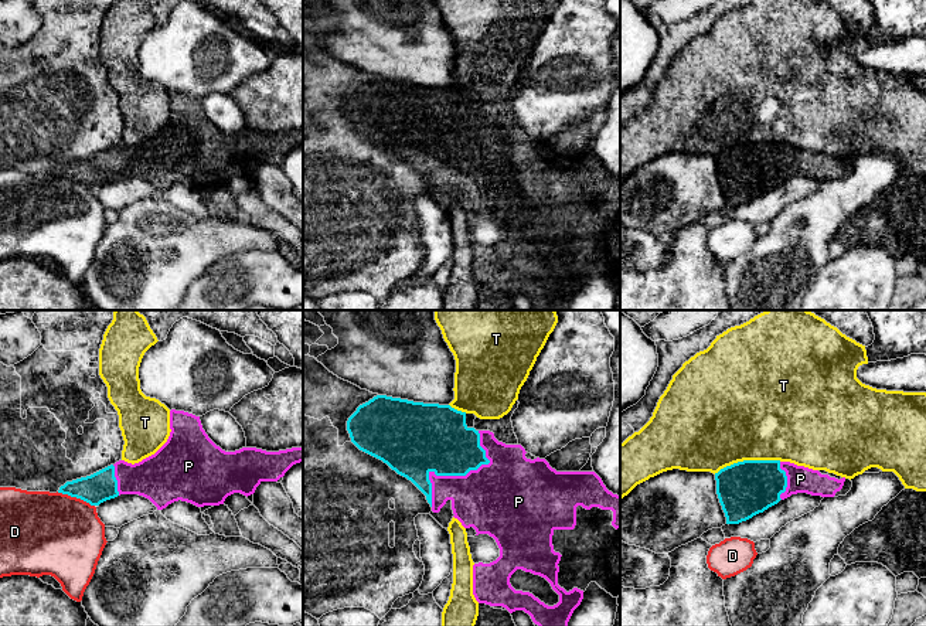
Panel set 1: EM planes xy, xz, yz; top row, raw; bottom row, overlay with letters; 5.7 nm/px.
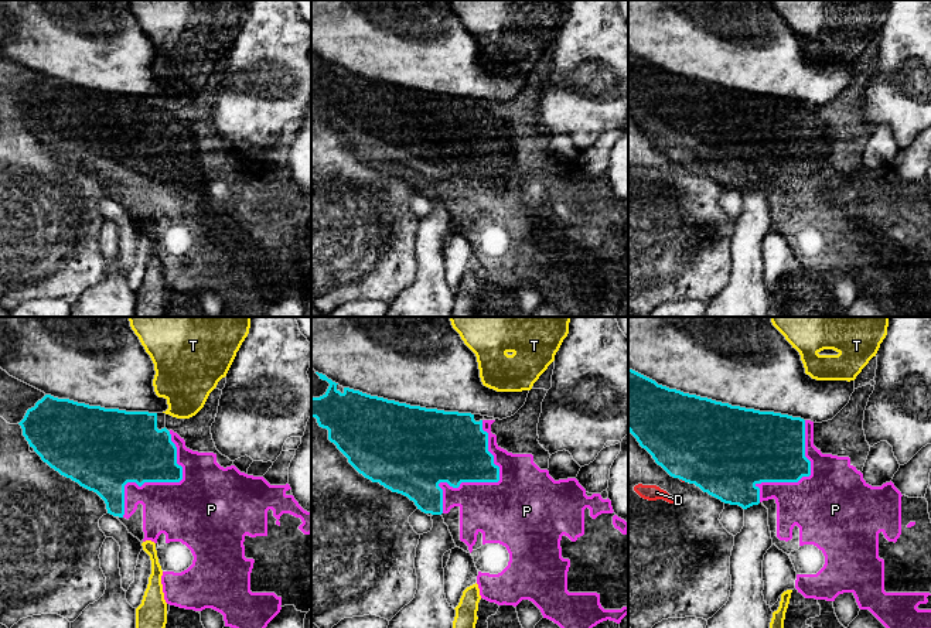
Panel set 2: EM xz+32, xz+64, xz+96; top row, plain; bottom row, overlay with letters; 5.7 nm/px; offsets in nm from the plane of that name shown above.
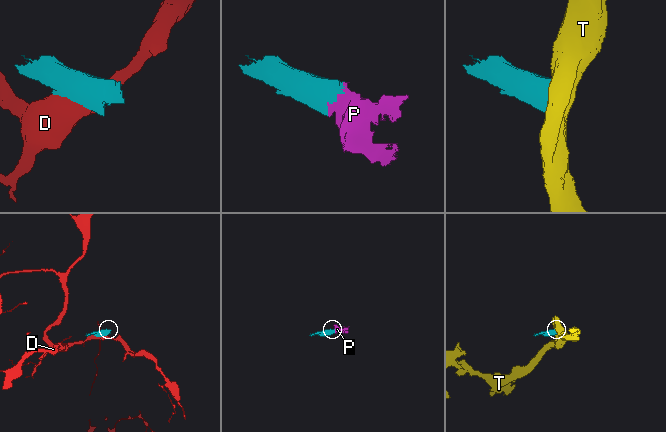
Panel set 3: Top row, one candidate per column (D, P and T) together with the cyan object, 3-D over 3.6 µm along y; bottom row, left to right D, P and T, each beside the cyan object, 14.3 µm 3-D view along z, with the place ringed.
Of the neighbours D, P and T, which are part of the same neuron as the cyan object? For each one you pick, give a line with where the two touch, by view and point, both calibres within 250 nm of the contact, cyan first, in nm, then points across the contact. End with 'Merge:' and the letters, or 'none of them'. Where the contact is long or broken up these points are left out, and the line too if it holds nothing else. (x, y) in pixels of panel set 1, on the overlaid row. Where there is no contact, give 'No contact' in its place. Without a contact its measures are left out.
P: Touches cyan at xz (458, 475). Thickness 380 nm (cyan) against 400 nm
Merge: P

